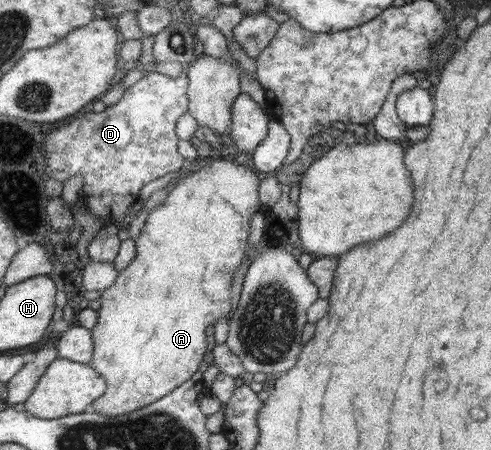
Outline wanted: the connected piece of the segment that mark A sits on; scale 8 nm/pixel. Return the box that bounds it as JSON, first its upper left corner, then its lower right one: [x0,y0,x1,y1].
[90,157,261,416]

